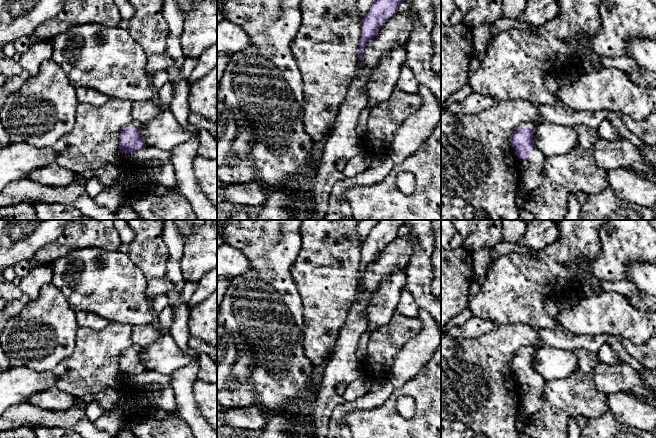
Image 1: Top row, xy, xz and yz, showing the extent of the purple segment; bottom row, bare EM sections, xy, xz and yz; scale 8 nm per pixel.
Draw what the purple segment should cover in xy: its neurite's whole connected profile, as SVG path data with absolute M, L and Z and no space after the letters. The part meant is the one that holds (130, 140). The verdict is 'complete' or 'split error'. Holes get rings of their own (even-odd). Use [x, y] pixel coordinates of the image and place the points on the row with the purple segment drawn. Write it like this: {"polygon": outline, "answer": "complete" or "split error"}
{"polygon": "M134 120L122 128L119 135L119 149L122 153L129 154L146 147L145 141L141 138L140 130L141 123Z", "answer": "split error"}

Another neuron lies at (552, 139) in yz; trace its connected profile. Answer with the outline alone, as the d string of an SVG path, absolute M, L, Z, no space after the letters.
M553 123L535 125L534 145L546 156L565 155L578 145L578 135L573 127Z

